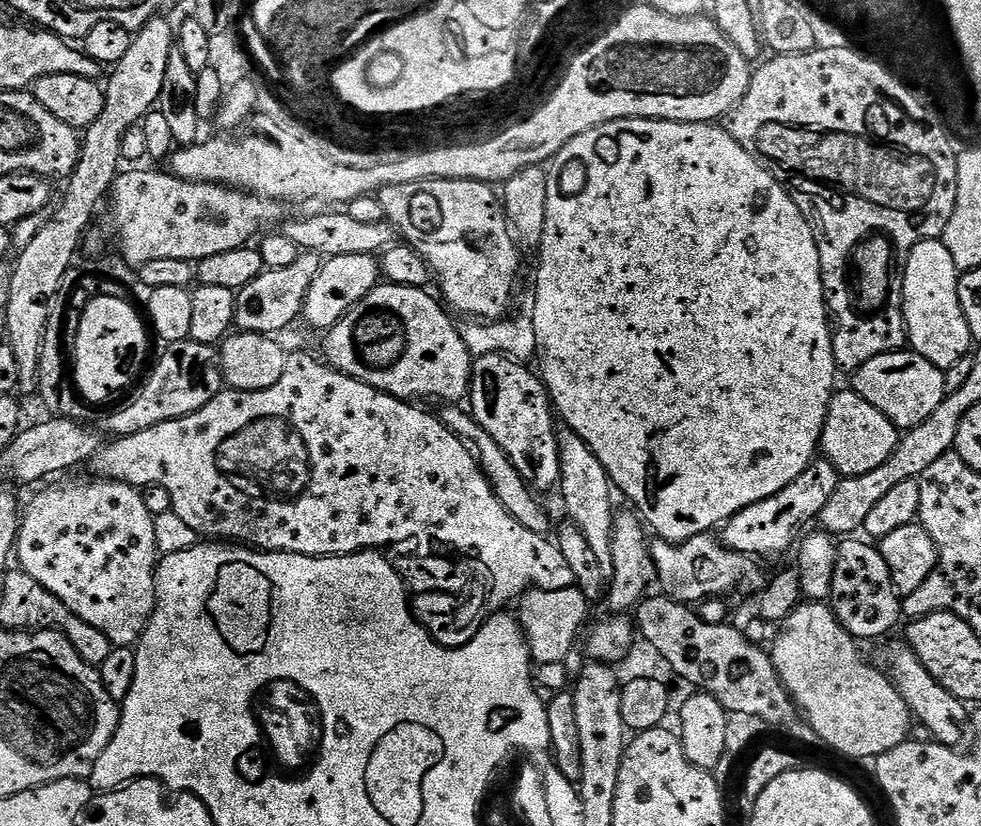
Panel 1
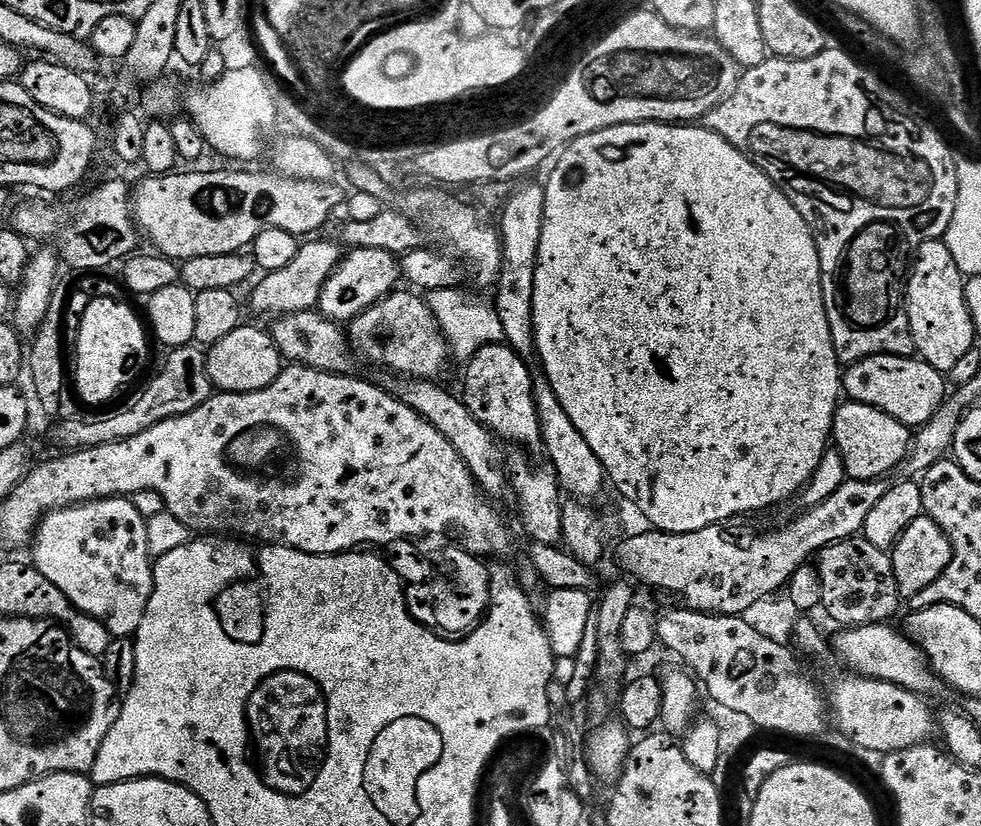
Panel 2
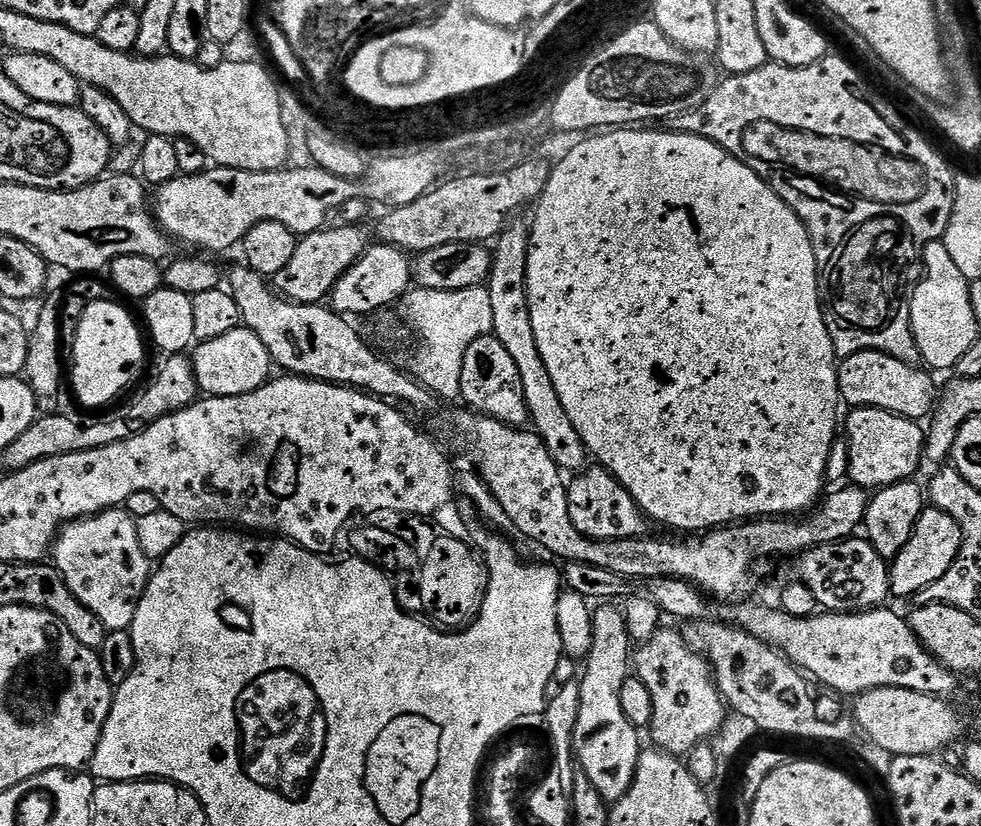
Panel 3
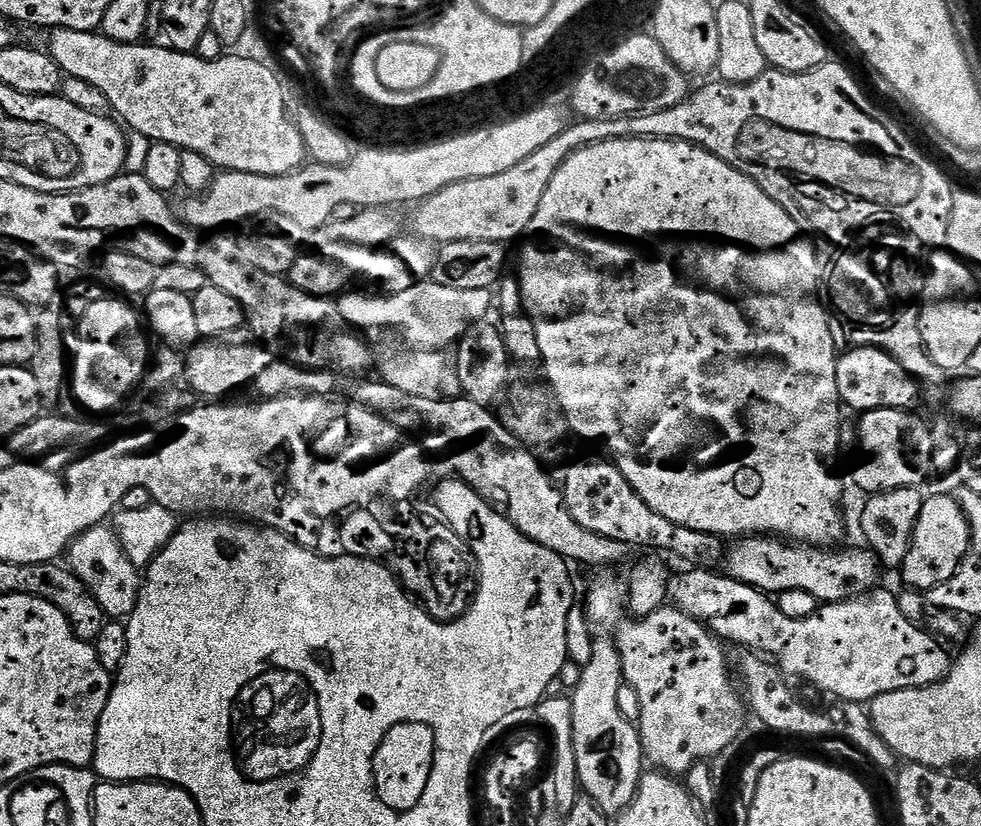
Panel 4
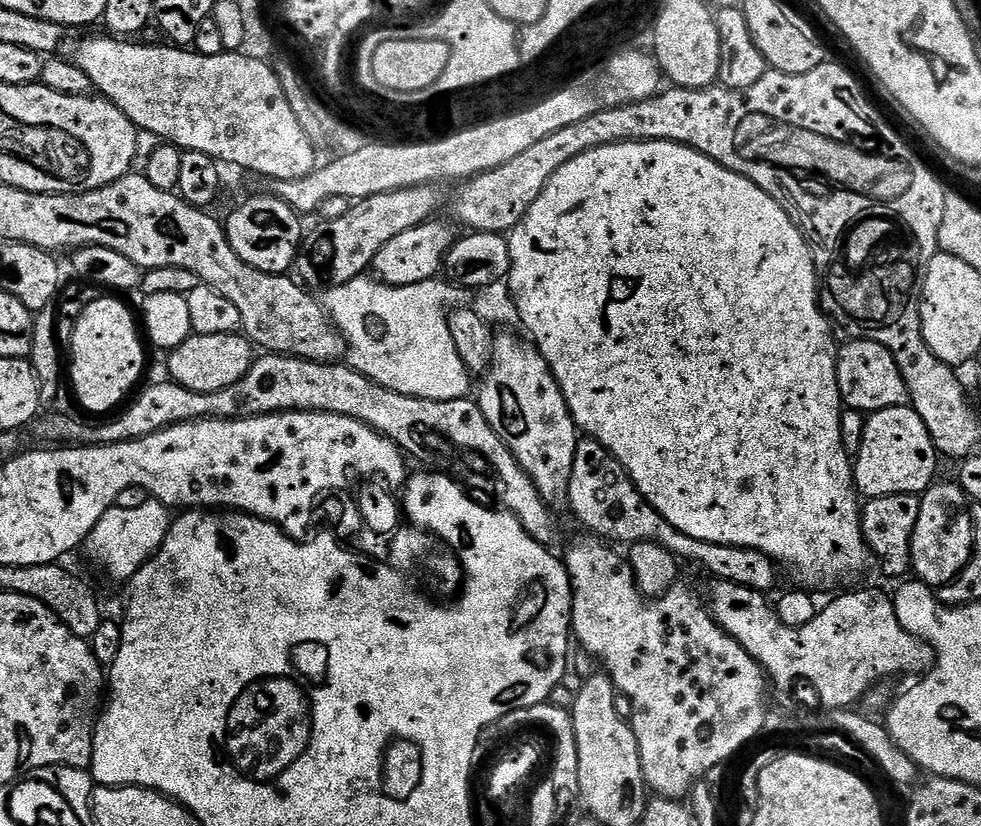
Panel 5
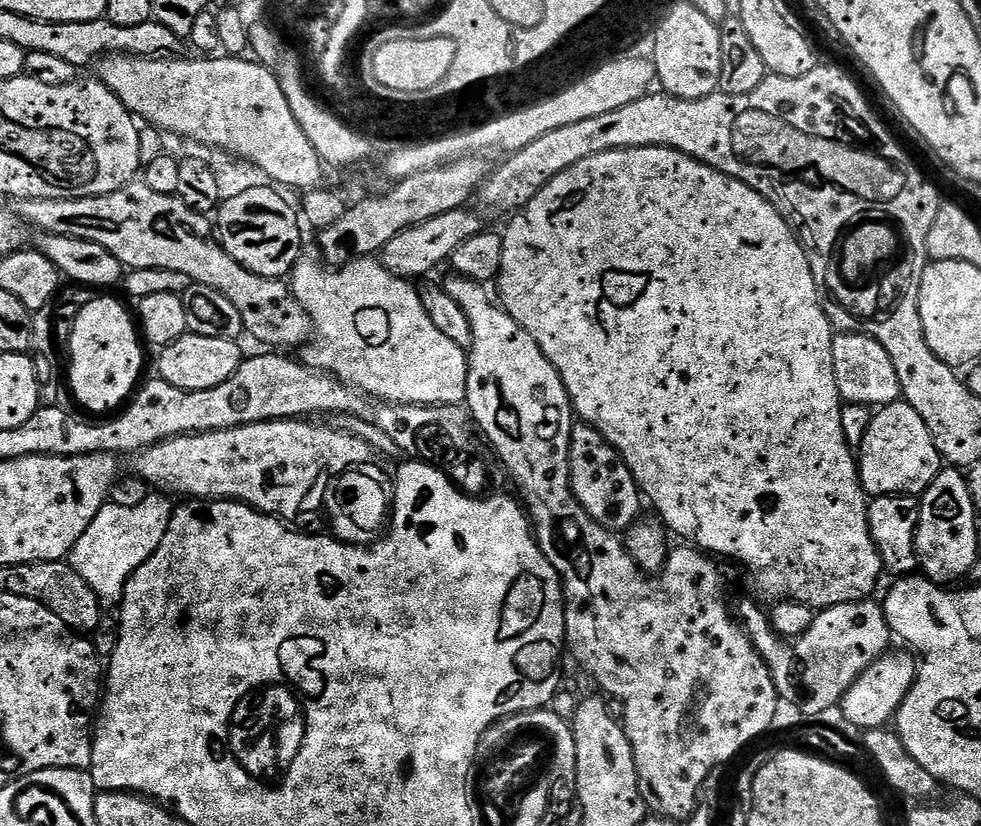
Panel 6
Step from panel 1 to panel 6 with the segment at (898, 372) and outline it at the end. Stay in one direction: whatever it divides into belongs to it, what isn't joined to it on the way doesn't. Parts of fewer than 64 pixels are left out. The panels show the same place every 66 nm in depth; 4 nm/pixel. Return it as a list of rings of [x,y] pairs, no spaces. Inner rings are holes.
[[[859,330],[833,335],[834,378],[838,382],[840,399],[845,405],[865,405],[879,410],[885,404],[894,404],[901,399],[898,373],[894,371],[894,362],[889,354],[873,336]]]

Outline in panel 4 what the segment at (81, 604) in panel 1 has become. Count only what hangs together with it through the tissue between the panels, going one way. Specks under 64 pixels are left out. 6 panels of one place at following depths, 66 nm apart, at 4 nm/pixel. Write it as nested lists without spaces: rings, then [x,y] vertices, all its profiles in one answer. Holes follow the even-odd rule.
[[[101,526],[83,532],[68,549],[66,564],[73,575],[88,588],[98,606],[102,606],[105,617],[127,618],[132,615],[140,593],[142,576],[128,560],[119,538],[111,527]]]

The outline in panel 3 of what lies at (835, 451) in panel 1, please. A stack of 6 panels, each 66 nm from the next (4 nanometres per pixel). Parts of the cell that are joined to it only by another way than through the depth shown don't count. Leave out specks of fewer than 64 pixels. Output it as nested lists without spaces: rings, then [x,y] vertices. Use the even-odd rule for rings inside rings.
[[[854,408],[847,414],[847,479],[855,487],[879,490],[917,475],[915,472],[925,459],[926,435],[925,429],[917,421],[907,420],[881,408]]]

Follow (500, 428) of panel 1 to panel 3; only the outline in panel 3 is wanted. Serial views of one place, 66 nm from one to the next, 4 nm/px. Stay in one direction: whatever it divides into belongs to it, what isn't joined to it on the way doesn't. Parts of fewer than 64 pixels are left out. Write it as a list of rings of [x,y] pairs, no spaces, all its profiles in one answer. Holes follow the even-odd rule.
[[[492,334],[480,336],[470,342],[462,358],[462,382],[459,399],[465,400],[469,409],[482,416],[501,420],[503,424],[524,426],[529,423],[526,398],[523,396],[522,380],[518,367],[510,358],[509,351]]]

